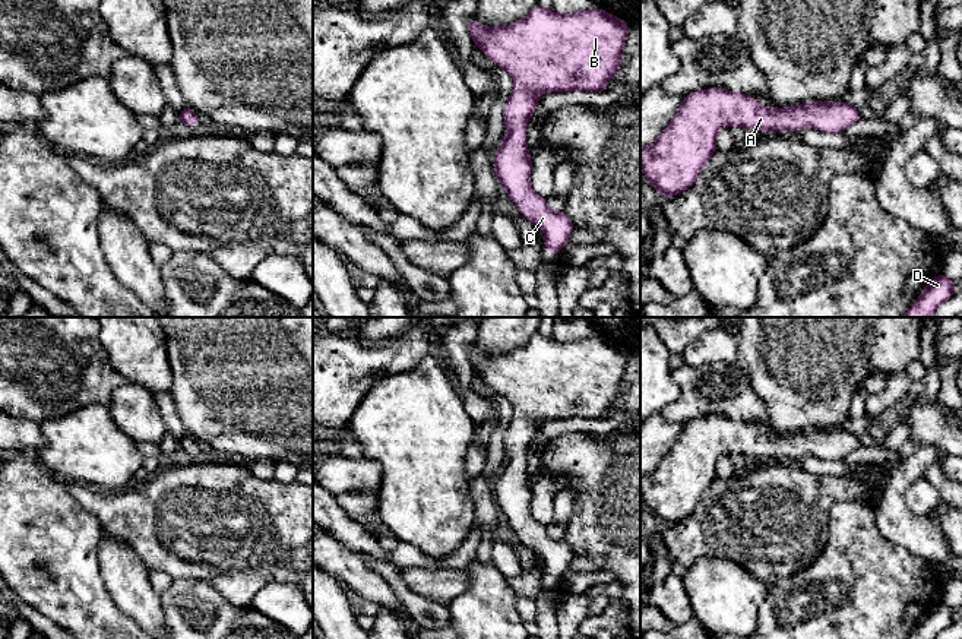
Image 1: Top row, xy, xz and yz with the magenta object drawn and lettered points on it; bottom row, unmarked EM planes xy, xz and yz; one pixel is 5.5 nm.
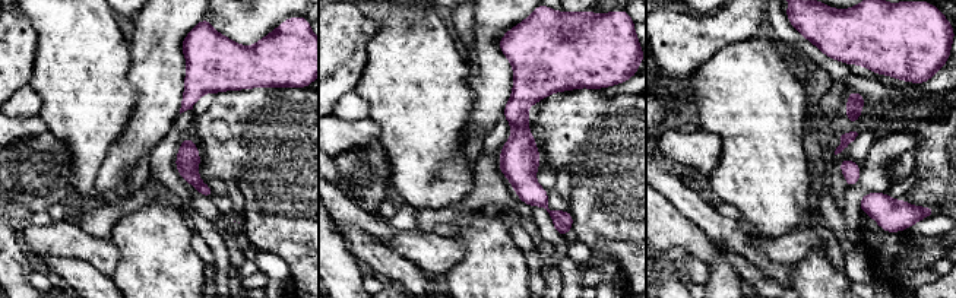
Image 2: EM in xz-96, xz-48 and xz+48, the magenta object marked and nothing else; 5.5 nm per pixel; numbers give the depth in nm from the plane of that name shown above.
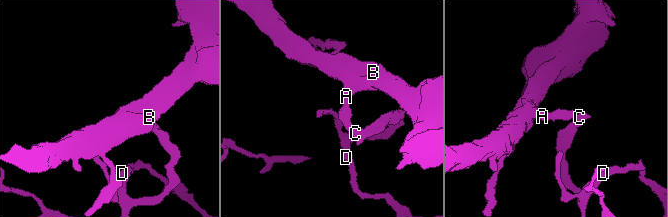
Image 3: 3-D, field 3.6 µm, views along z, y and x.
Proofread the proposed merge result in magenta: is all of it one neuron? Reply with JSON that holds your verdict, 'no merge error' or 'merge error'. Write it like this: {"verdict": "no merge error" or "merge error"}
{"verdict": "no merge error"}

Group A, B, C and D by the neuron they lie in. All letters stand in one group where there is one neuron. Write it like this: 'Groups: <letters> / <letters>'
Groups: A B C D

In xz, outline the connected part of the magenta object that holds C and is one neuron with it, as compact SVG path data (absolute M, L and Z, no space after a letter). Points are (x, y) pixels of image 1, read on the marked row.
M537 4L512 25L482 26L471 16L468 29L475 47L515 79L503 111L507 135L496 149L494 171L520 213L544 231L545 252L553 256L575 225L566 211L551 211L531 189L526 121L542 92L605 91L620 70L630 26L601 7L561 15Z

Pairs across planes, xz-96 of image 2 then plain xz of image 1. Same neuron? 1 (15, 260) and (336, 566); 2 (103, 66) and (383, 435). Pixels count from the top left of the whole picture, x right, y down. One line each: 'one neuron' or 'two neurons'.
1: two neurons
2: one neuron

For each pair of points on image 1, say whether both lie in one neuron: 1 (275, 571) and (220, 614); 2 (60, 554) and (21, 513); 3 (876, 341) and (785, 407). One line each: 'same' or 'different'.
1: different
2: same
3: same

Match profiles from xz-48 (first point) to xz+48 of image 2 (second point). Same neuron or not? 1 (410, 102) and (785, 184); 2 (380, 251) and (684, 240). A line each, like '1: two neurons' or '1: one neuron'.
1: one neuron
2: one neuron

